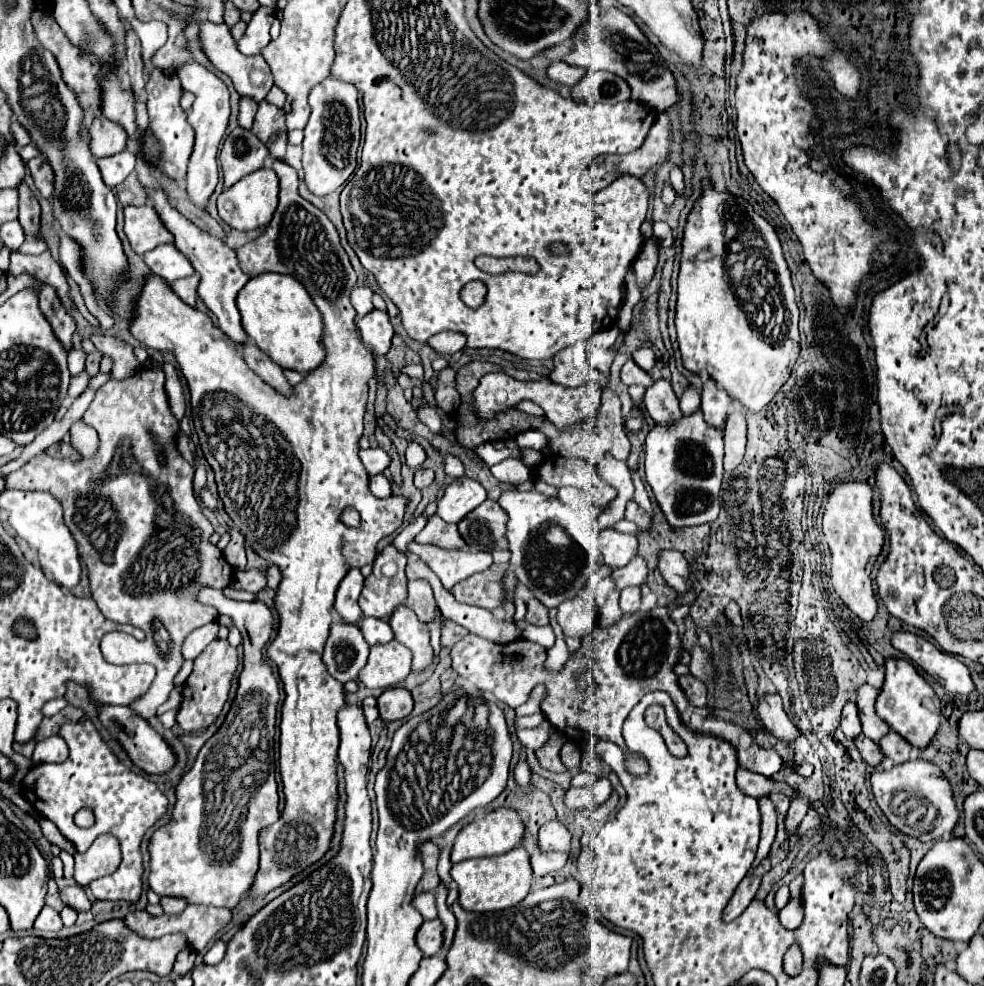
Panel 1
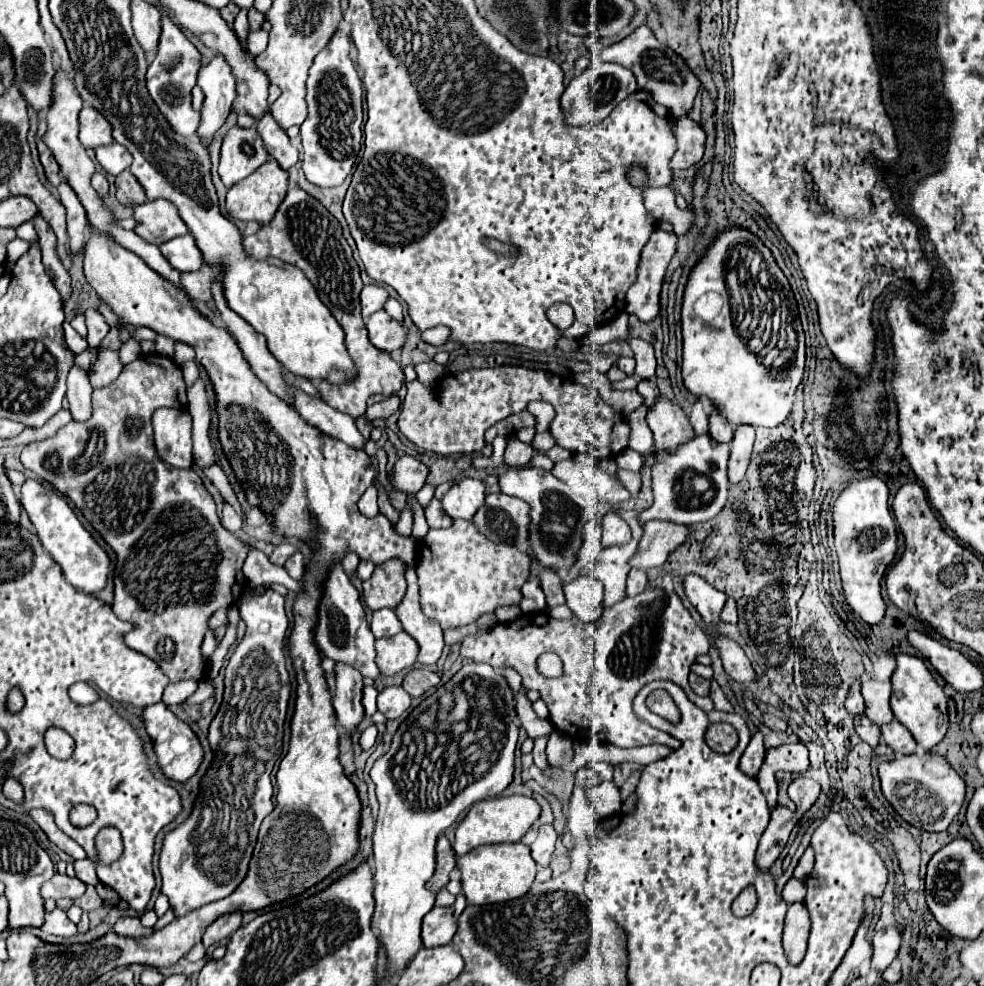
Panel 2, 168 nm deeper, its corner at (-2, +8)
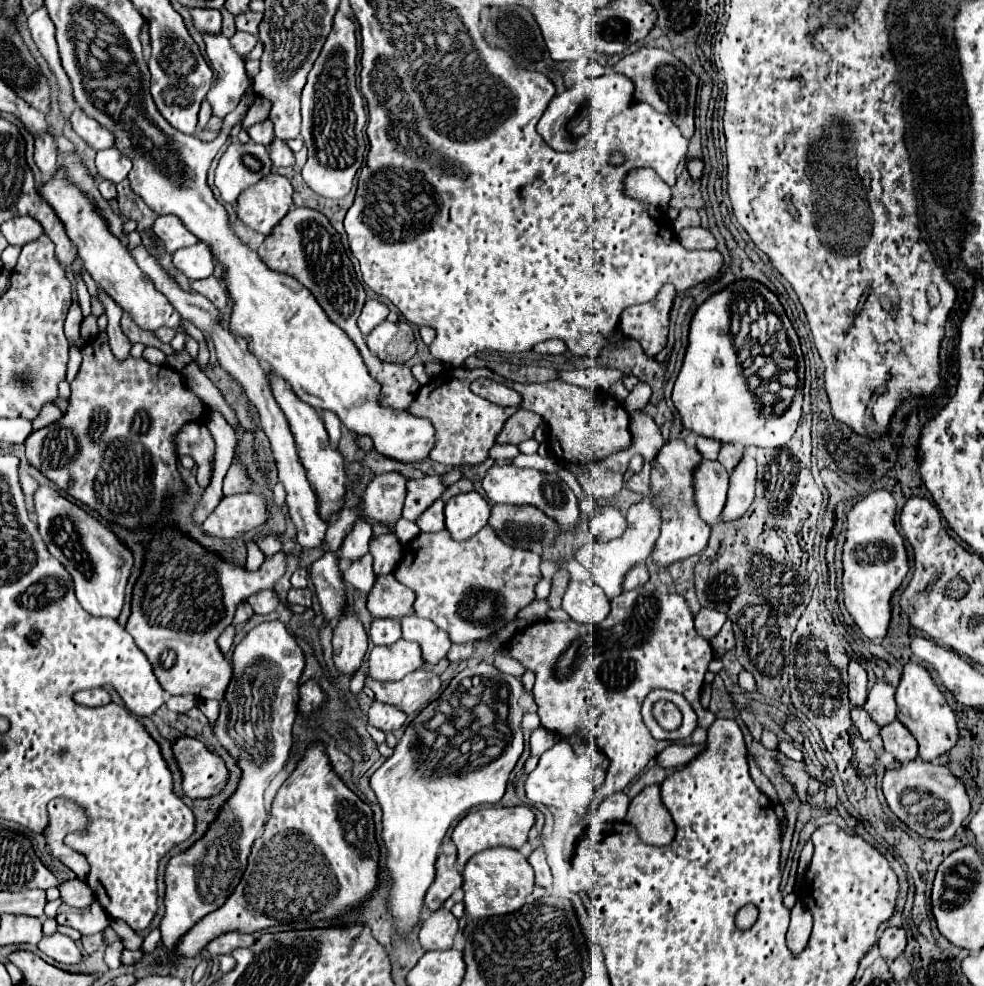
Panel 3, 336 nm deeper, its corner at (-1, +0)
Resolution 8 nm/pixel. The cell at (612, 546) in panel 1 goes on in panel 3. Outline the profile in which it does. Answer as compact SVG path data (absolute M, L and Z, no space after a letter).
M604 505L604 507L596 507L590 517L588 517L588 525L590 525L590 533L596 541L610 541L616 539L624 533L626 529L626 517L618 507L612 505Z

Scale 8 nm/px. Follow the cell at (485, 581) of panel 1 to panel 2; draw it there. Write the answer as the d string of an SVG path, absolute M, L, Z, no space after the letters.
M453 521L449 529L429 529L425 543L421 545L419 561L417 561L417 577L419 577L419 595L421 609L429 619L435 619L441 629L461 627L473 623L483 613L493 613L497 607L513 605L521 601L521 585L529 577L529 557L505 543L493 543L485 535L477 533L471 521Z

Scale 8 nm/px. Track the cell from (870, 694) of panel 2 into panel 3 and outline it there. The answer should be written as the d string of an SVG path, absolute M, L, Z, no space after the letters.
M886 681L876 683L866 699L864 709L870 713L870 717L880 725L888 725L896 719L896 701L894 701L894 687Z

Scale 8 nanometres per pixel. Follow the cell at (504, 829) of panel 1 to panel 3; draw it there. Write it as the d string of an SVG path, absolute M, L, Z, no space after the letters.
M520 805L520 807L482 807L476 811L470 811L466 817L462 817L458 821L458 825L452 831L452 841L458 849L458 869L462 871L462 867L466 865L466 861L476 855L478 851L490 849L490 847L512 847L512 849L520 849L526 839L528 839L528 831L534 825L534 813Z

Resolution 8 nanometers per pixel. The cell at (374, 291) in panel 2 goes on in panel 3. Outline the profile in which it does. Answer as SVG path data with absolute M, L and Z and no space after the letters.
M368 299L366 305L364 305L364 309L362 309L362 313L360 313L360 317L358 317L358 327L360 327L362 335L366 337L376 325L380 325L386 319L388 311L390 309L382 301Z

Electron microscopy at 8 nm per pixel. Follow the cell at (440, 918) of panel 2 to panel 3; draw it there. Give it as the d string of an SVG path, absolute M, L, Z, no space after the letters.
M438 909L422 921L420 943L426 951L450 949L454 945L456 933L458 933L458 919L450 911Z

